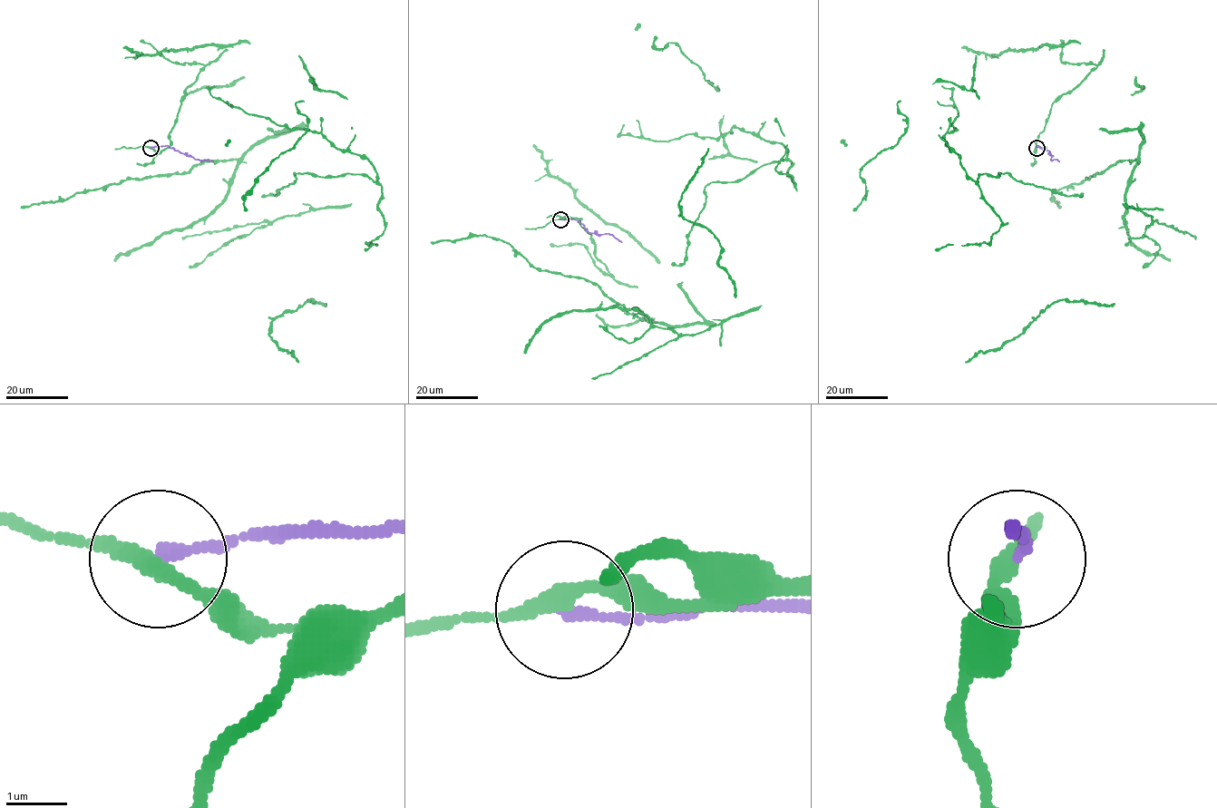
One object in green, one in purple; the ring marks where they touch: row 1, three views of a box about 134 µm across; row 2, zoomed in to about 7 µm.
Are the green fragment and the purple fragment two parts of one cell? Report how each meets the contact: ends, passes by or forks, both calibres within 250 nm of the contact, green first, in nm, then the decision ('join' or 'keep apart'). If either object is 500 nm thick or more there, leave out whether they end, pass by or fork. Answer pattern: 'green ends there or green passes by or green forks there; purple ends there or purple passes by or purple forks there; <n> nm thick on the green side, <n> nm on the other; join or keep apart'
green passes by; purple ends there; 240 nm thick on the green side, 130 nm on the other; keep apart

